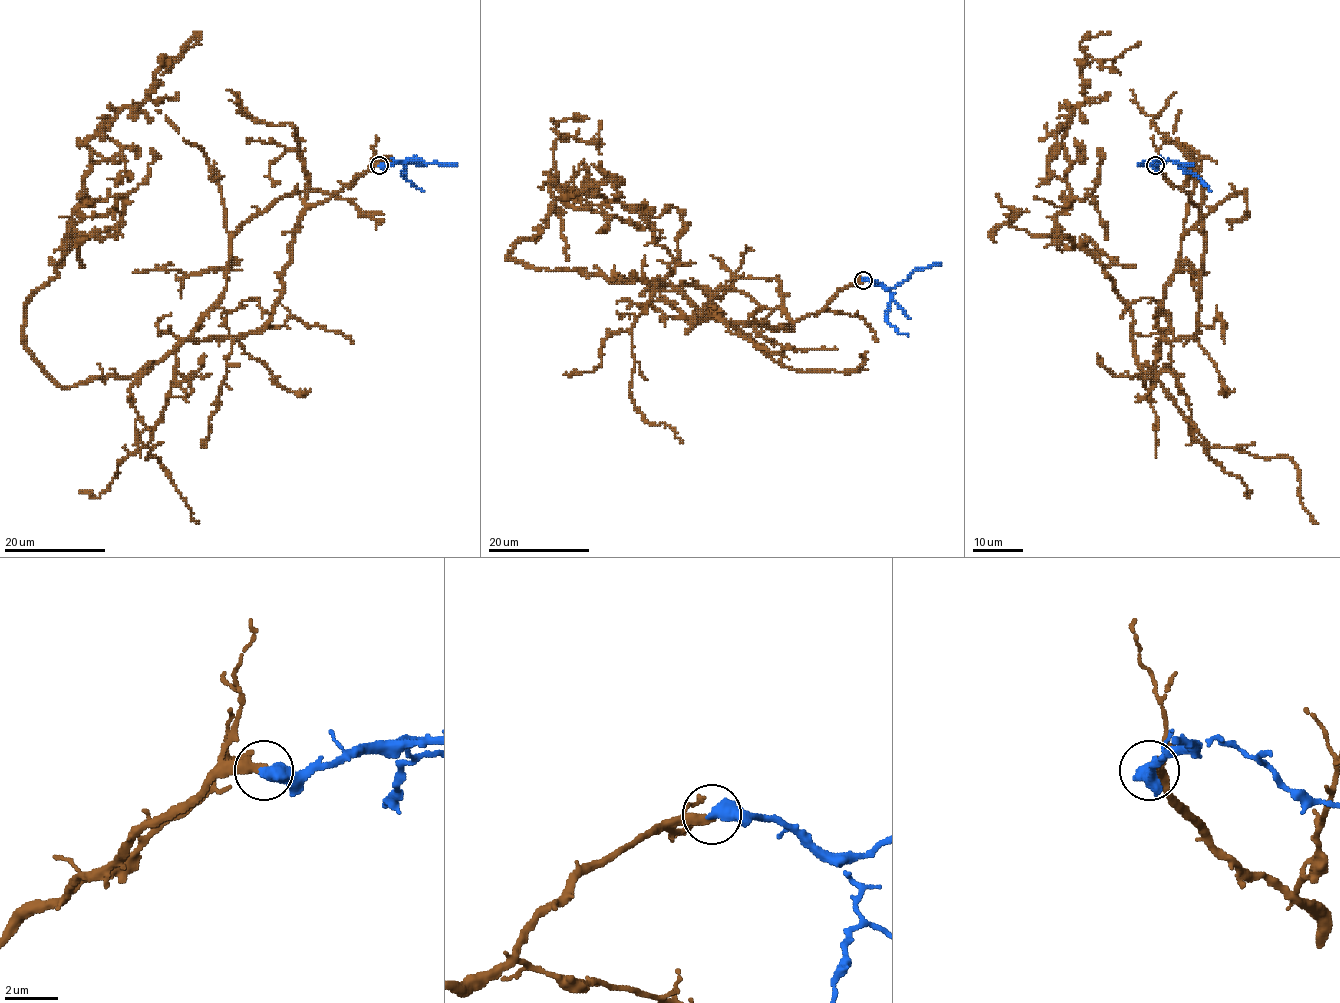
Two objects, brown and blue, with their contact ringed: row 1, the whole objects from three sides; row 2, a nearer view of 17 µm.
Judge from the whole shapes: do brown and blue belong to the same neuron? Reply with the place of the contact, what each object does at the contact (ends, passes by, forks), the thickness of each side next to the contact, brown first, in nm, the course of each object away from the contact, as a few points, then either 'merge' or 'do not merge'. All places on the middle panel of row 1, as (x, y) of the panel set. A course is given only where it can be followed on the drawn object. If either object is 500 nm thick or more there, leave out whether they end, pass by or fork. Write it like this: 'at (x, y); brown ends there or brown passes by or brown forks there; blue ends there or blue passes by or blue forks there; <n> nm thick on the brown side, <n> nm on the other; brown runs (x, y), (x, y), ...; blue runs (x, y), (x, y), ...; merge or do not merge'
at (863, 280); 400 nm thick on the brown side, 550 nm on the other; brown runs (863, 281), (778, 330), (703, 314), (669, 285), (508, 252), (546, 224), (555, 180), (640, 205), (684, 265); blue runs (863, 280), (877, 281), (892, 295), (887, 322), (900, 333), (908, 335); merge

